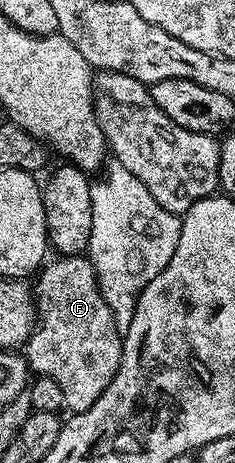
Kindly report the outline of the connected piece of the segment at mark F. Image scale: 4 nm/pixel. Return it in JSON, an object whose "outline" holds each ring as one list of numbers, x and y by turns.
{"outline":[[61,255,53,260,40,268,34,283,38,318,28,337,26,358,36,375,58,381,65,408,79,413,90,409,114,381,124,341,118,325,114,325,114,313,102,297,91,261,84,255]]}

